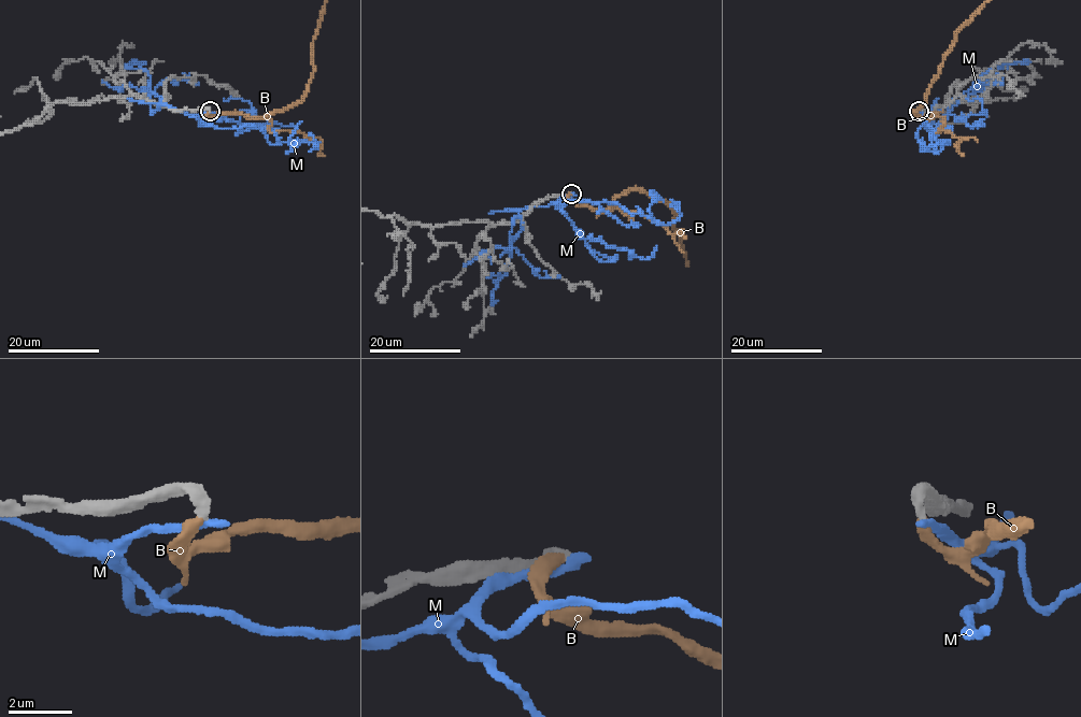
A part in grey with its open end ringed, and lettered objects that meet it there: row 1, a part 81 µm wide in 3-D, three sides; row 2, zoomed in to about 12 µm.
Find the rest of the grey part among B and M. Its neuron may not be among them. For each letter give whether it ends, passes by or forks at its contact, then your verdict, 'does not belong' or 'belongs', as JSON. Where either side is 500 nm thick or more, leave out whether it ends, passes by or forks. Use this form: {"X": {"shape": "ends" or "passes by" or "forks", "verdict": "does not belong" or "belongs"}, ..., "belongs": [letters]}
{"B": {"shape": "ends", "verdict": "belongs"}, "M": {"shape": "ends", "verdict": "does not belong"}, "belongs": ["B"]}

